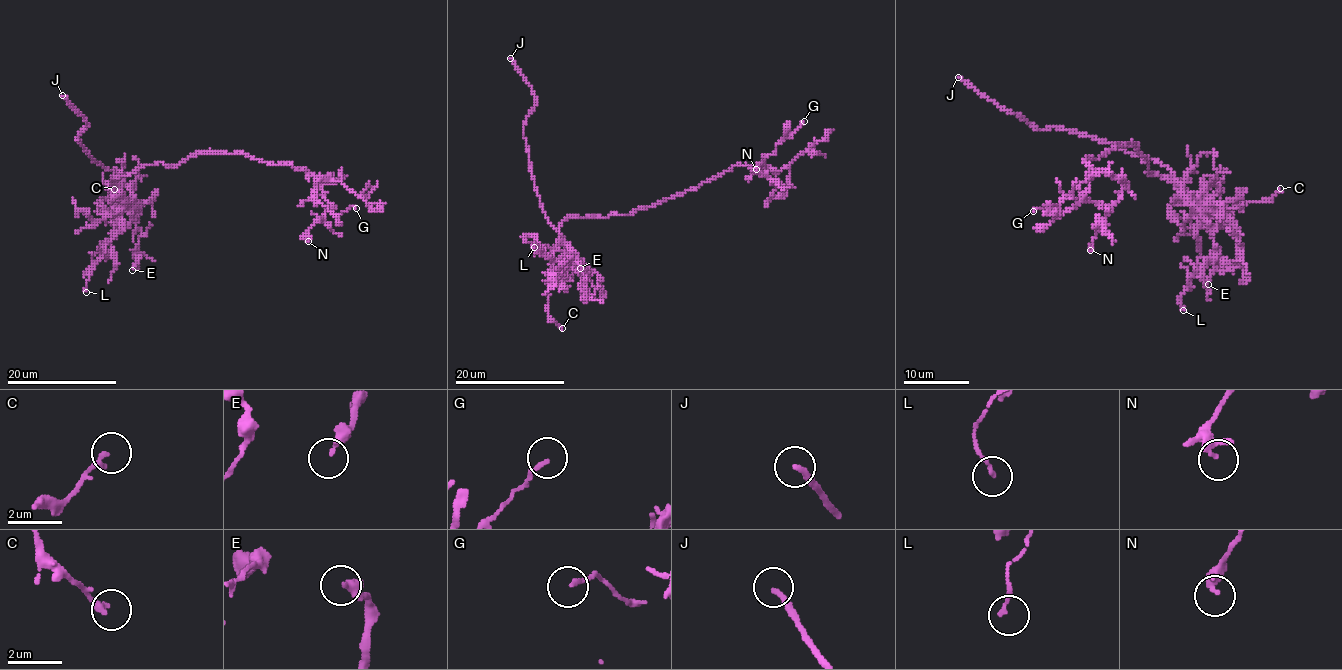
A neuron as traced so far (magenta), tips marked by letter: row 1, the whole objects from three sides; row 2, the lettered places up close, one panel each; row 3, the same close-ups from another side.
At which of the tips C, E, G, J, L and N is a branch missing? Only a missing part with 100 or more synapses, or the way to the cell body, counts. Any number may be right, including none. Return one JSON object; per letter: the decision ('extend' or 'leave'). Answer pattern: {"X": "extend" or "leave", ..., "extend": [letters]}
{"C": "leave", "E": "leave", "G": "leave", "J": "extend", "L": "leave", "N": "leave", "extend": ["J"]}

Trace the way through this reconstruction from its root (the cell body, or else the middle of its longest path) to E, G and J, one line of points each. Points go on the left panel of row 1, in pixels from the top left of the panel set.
E: (157, 164), (140, 165), (112, 180), (112, 191), (136, 208), (140, 237), (138, 264), (132, 270)
G: (157, 164), (179, 165), (208, 152), (243, 153), (305, 168), (316, 179), (315, 198), (331, 213), (356, 208)
J: (157, 164), (117, 175), (112, 180), (114, 194), (120, 190), (114, 174), (75, 141), (87, 123), (62, 95)

